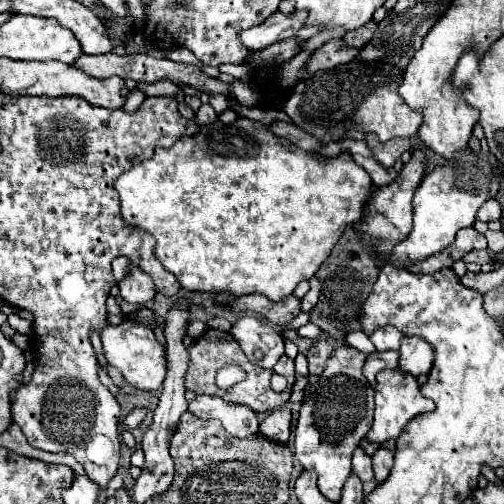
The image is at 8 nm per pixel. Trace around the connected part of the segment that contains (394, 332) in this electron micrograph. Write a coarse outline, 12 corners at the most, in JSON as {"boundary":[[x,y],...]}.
{"boundary":[[380,327],[370,335],[378,351],[400,349],[402,333]]}

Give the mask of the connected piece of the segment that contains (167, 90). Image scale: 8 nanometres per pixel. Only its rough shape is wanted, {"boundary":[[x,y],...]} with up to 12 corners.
{"boundary":[[162,79],[158,83],[138,83],[146,97],[176,95],[180,89]]}

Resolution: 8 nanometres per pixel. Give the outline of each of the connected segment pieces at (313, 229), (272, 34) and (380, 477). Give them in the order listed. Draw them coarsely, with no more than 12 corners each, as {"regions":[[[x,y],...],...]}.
{"regions":[[[240,117],[116,179],[190,291],[288,297],[370,175]],[[308,11],[270,15],[264,23],[242,31],[250,51],[294,37]],[[380,447],[372,455],[374,479],[382,483],[392,469],[392,451]]]}

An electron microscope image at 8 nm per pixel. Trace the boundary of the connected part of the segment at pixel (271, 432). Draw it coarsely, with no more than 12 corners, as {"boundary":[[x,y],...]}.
{"boundary":[[290,411],[270,413],[260,433],[276,443],[288,443]]}

